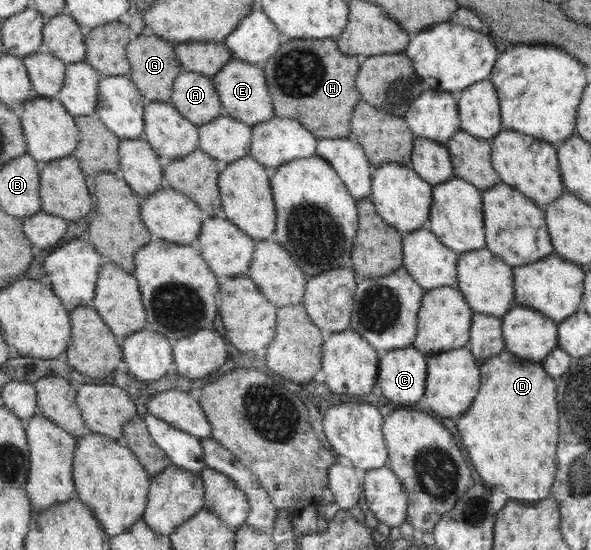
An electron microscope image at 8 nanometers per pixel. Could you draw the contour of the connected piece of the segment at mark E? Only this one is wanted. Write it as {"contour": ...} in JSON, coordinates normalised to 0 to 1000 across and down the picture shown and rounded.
{"contour":[[[396,105],[379,118],[379,124],[360,140],[360,145],[372,171],[374,187],[381,195],[381,207],[401,215],[418,227],[440,225],[465,213],[467,200],[462,191],[460,167],[438,118],[431,122],[431,118],[415,115],[413,109]]]}

